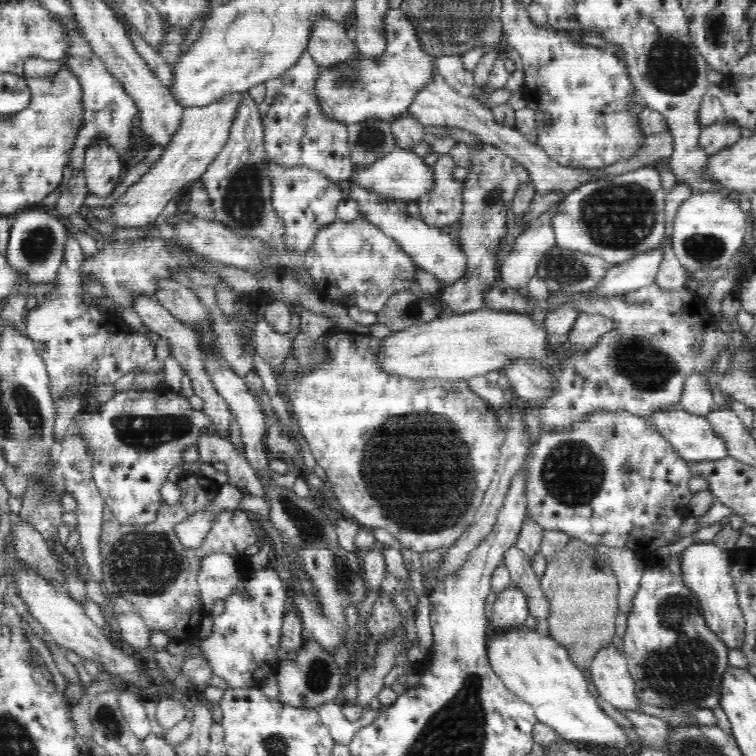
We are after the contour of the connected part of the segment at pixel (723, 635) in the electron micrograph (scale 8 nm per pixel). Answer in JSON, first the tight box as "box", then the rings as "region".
{"box":[681,541,745,649],"region":[[[712,541],[695,542],[682,552],[681,568],[683,584],[698,598],[706,625],[729,649],[741,648],[745,642],[745,622],[730,575],[731,553],[716,546]]]}

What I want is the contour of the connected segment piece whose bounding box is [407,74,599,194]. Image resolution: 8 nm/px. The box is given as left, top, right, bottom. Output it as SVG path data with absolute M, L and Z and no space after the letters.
M436 74L421 92L418 92L414 103L409 107L407 114L418 120L425 128L446 127L466 130L474 134L482 144L490 144L518 162L523 168L528 170L531 177L531 185L537 194L548 194L548 192L562 192L564 194L573 191L581 184L594 181L593 178L598 169L571 168L561 166L546 155L546 151L533 140L528 140L515 128L508 128L497 124L490 109L484 107L475 98L465 98L444 80L443 76Z

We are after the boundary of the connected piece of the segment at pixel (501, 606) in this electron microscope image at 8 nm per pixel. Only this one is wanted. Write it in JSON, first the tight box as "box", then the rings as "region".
{"box":[487,582,528,635],"region":[[[511,582],[509,590],[498,594],[492,604],[492,614],[487,628],[487,635],[498,630],[516,629],[525,626],[528,613],[528,597],[516,583]]]}

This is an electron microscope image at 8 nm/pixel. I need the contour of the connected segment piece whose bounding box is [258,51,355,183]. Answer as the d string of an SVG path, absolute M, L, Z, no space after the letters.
M306 51L294 66L264 82L266 98L258 108L264 128L266 158L283 168L305 166L318 170L333 183L349 181L355 169L350 157L347 126L325 118L314 88L318 74L319 64Z

